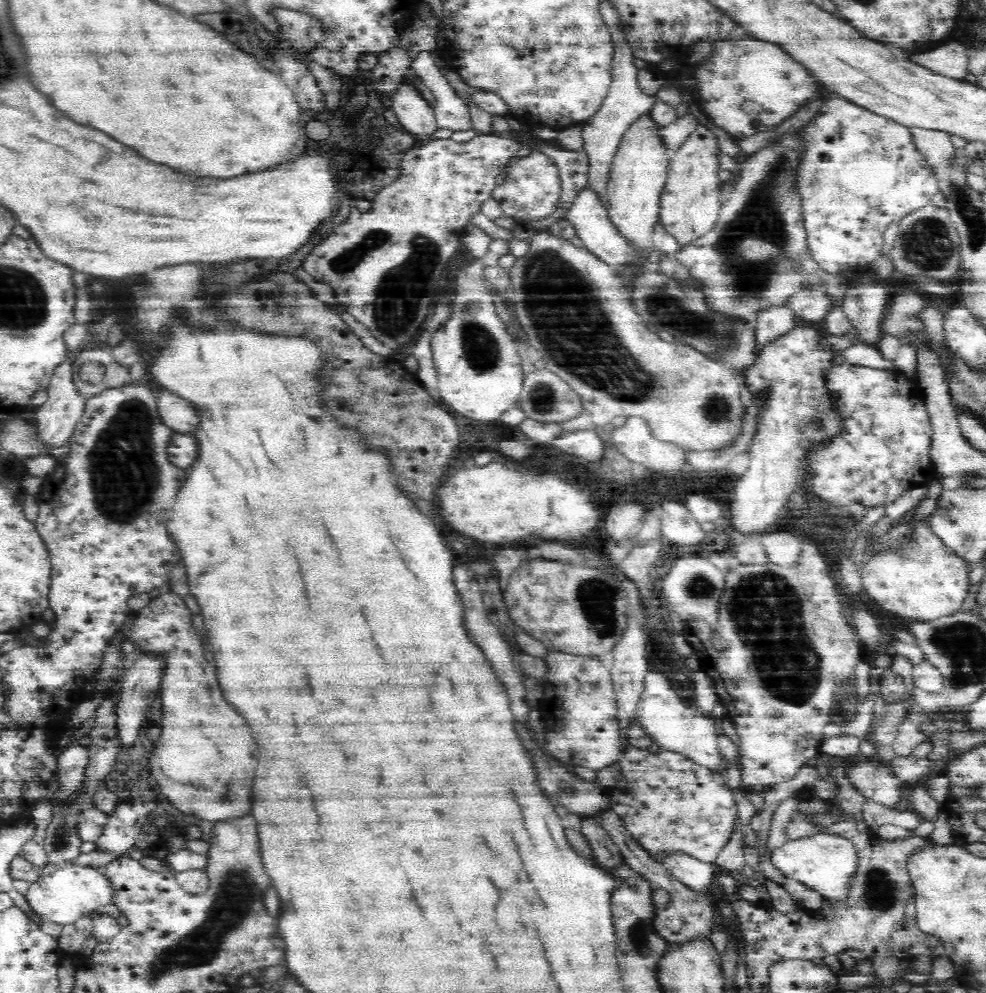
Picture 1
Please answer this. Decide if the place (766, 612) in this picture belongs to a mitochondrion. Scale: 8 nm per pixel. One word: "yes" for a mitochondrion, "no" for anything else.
yes

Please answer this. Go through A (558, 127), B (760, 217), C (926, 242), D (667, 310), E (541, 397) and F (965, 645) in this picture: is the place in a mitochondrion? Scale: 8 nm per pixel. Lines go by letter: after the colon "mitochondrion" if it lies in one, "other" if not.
A: other
B: mitochondrion
C: mitochondrion
D: mitochondrion
E: mitochondrion
F: mitochondrion

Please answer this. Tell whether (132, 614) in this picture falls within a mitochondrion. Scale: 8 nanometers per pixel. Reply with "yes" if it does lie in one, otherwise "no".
no

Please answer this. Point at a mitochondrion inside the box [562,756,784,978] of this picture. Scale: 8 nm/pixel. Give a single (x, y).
(640, 935)

